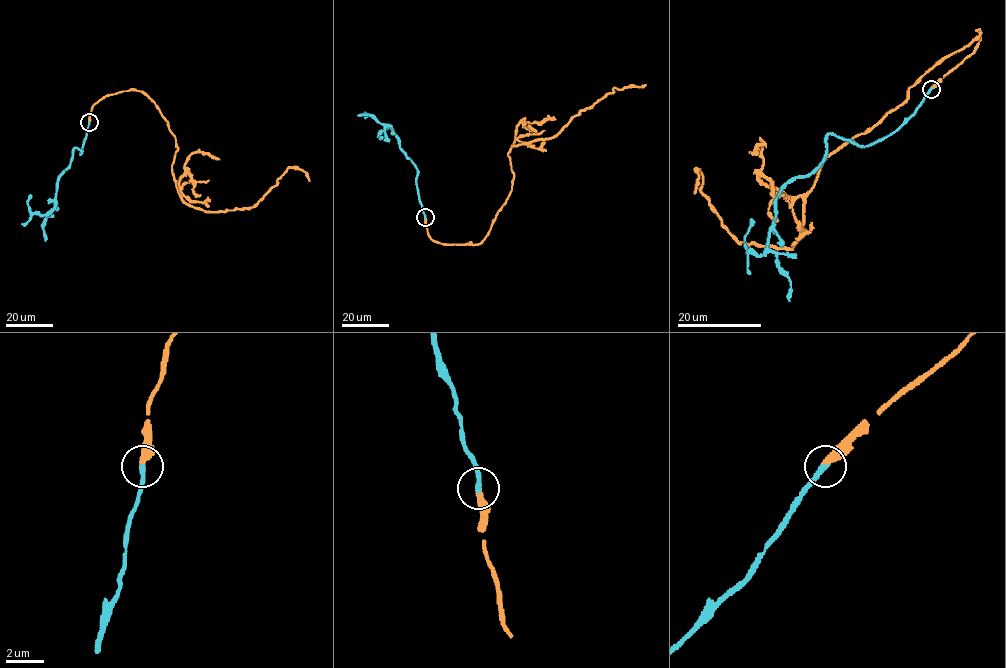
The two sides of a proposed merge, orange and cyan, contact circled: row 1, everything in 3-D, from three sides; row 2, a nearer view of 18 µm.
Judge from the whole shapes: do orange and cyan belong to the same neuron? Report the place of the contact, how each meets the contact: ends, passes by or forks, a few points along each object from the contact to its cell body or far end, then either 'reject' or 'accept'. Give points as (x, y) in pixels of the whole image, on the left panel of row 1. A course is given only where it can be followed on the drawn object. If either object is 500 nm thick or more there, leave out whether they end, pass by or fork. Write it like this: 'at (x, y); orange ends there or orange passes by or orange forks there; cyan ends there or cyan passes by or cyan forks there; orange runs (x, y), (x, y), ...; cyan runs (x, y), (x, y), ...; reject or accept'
at (89, 122); orange ends there; cyan ends there; orange runs (88, 122), (106, 95), (141, 91), (175, 138), (181, 198), (203, 210), (250, 208), (288, 168), (309, 181); cyan runs (88, 122), (80, 154), (75, 147), (56, 183), (54, 207), (45, 214), (31, 213), (30, 195); accept

